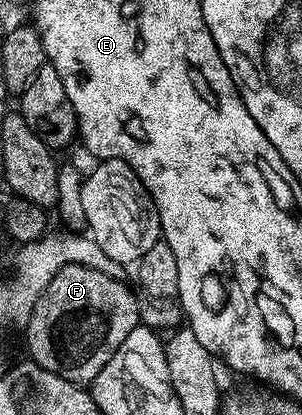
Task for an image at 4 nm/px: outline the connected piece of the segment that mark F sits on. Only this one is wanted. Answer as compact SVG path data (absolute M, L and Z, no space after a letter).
M71 264L60 268L60 272L56 272L56 276L52 276L48 288L44 288L44 292L38 295L33 306L29 307L28 310L30 319L26 322L26 350L30 353L27 354L29 361L40 364L40 368L48 368L48 372L56 372L56 376L60 376L72 384L83 388L89 387L93 383L95 376L100 372L100 368L104 368L104 364L108 364L108 360L112 360L112 356L118 351L120 344L124 344L124 339L128 336L128 332L132 332L140 325L140 318L138 318L138 298L125 286L126 284L125 281L113 278L104 272L93 270L87 266Z

